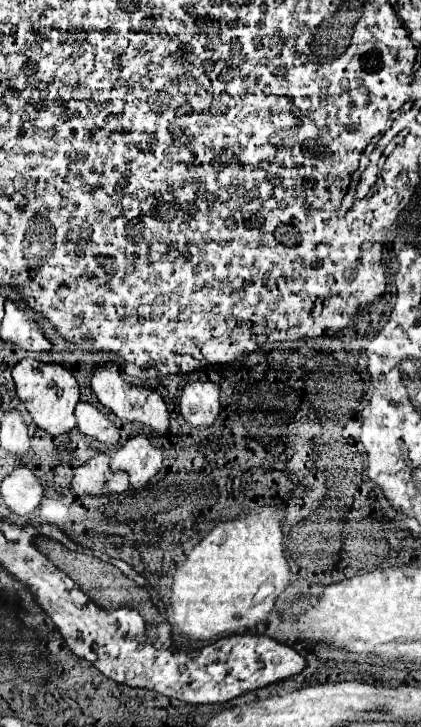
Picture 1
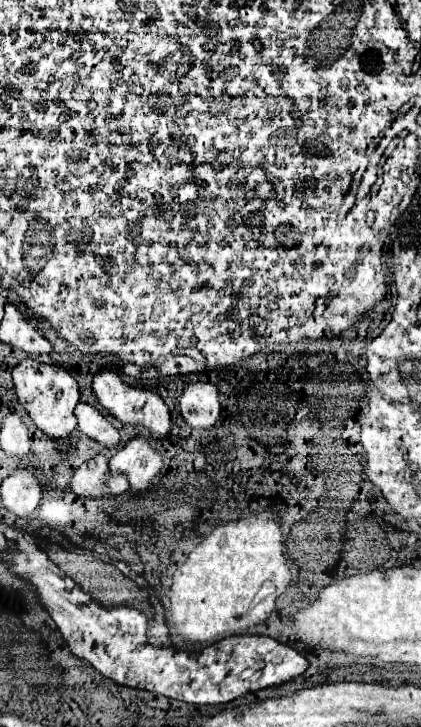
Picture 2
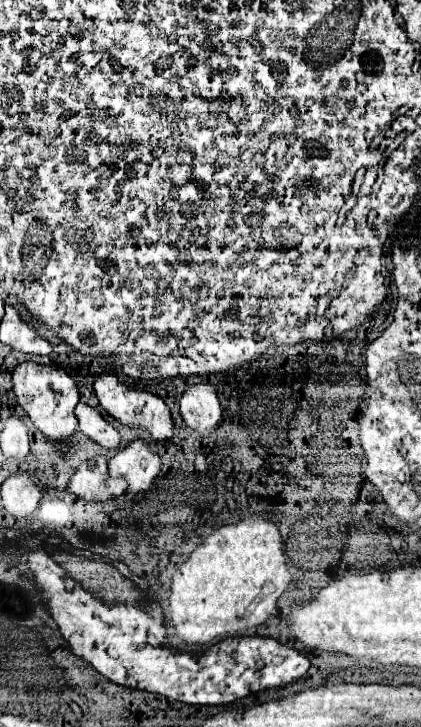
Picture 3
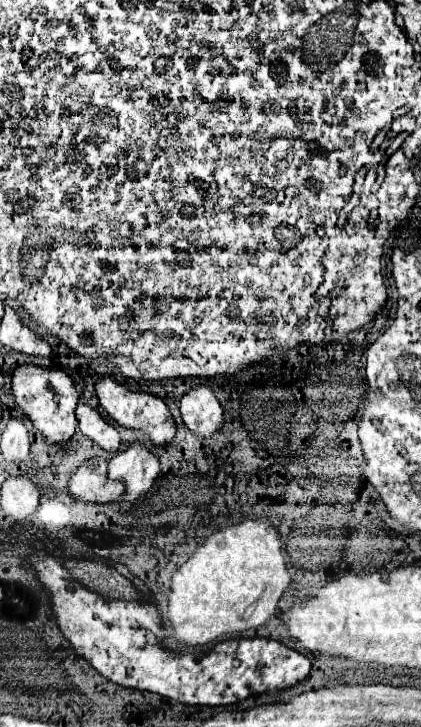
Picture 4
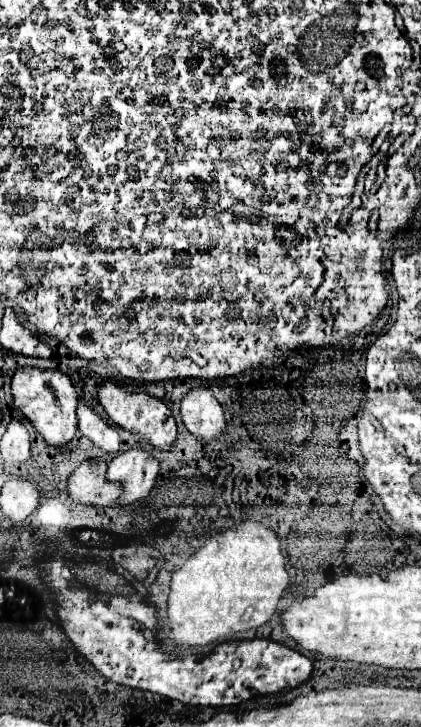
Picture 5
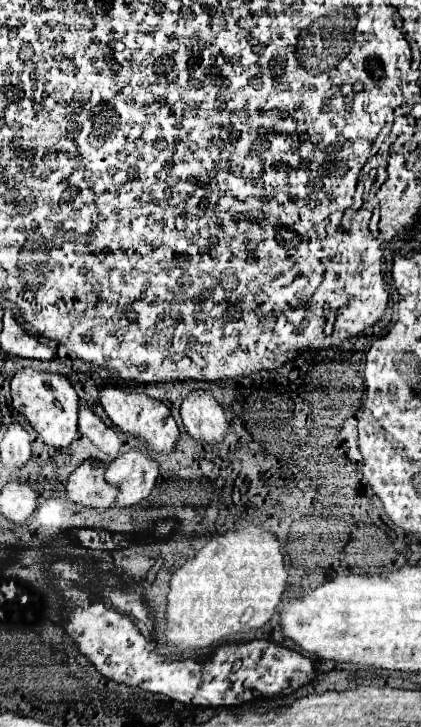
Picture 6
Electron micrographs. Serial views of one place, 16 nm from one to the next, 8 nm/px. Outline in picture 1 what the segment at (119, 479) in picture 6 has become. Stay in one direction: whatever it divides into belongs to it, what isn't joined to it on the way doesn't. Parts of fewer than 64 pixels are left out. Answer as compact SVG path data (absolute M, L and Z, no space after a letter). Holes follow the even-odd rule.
M136 434L120 450L114 452L110 468L114 472L124 470L130 478L132 490L142 490L162 468L162 448L156 438Z

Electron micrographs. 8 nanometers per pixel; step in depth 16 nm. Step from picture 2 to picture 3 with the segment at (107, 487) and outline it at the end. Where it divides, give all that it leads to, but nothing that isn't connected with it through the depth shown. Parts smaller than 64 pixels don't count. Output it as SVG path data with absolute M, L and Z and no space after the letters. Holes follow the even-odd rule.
M96 456L86 460L70 478L68 490L78 500L92 500L92 502L106 502L118 498L126 490L124 478L110 478L108 476L108 460L104 456Z

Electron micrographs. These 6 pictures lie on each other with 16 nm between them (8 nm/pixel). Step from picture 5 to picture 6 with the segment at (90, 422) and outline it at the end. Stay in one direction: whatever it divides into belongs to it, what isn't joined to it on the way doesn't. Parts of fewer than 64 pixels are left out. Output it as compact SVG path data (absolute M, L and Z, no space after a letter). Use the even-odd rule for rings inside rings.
M80 406L80 422L78 422L78 430L88 436L104 454L116 458L118 450L120 450L120 440L118 434L108 428L88 406Z

